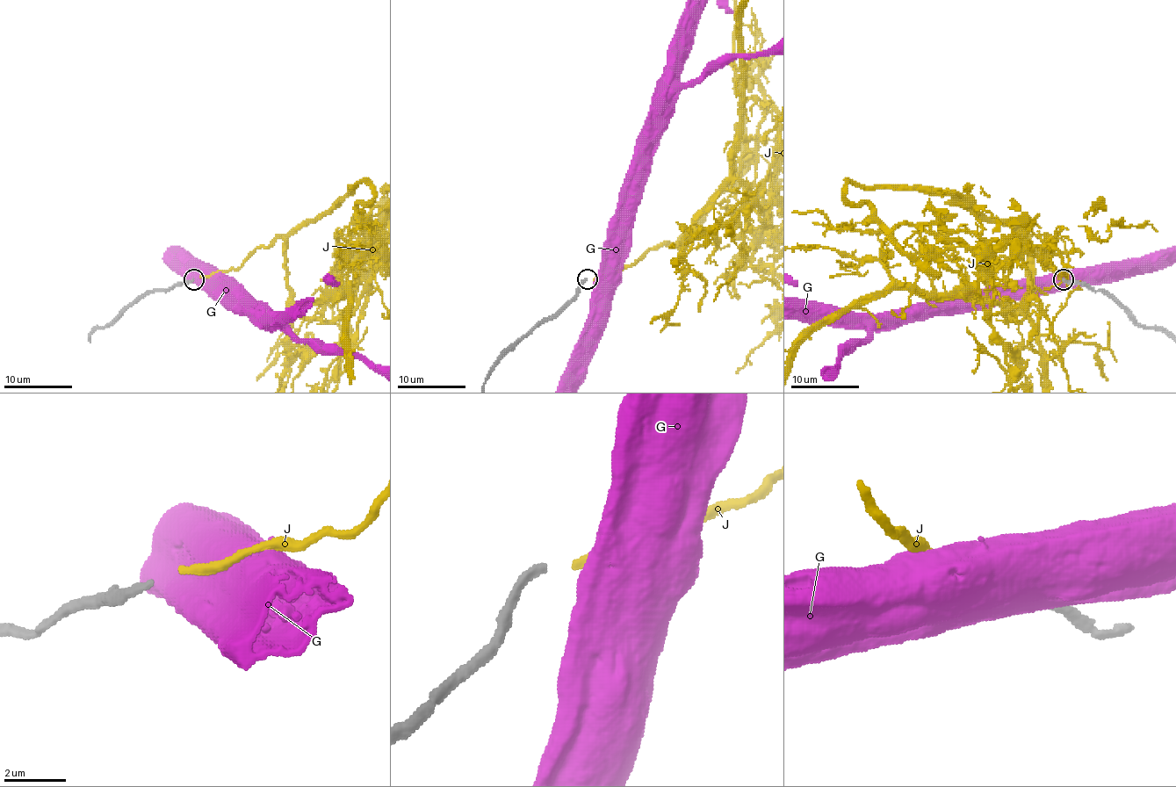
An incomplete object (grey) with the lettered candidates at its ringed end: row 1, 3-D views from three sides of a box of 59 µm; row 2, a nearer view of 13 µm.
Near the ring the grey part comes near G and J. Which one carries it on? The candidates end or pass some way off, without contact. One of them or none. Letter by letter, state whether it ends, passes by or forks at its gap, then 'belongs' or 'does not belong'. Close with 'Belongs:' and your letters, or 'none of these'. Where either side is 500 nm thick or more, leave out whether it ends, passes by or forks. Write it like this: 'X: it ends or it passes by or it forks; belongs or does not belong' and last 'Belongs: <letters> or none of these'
G: does not belong
J: it ends; belongs
Belongs: J

